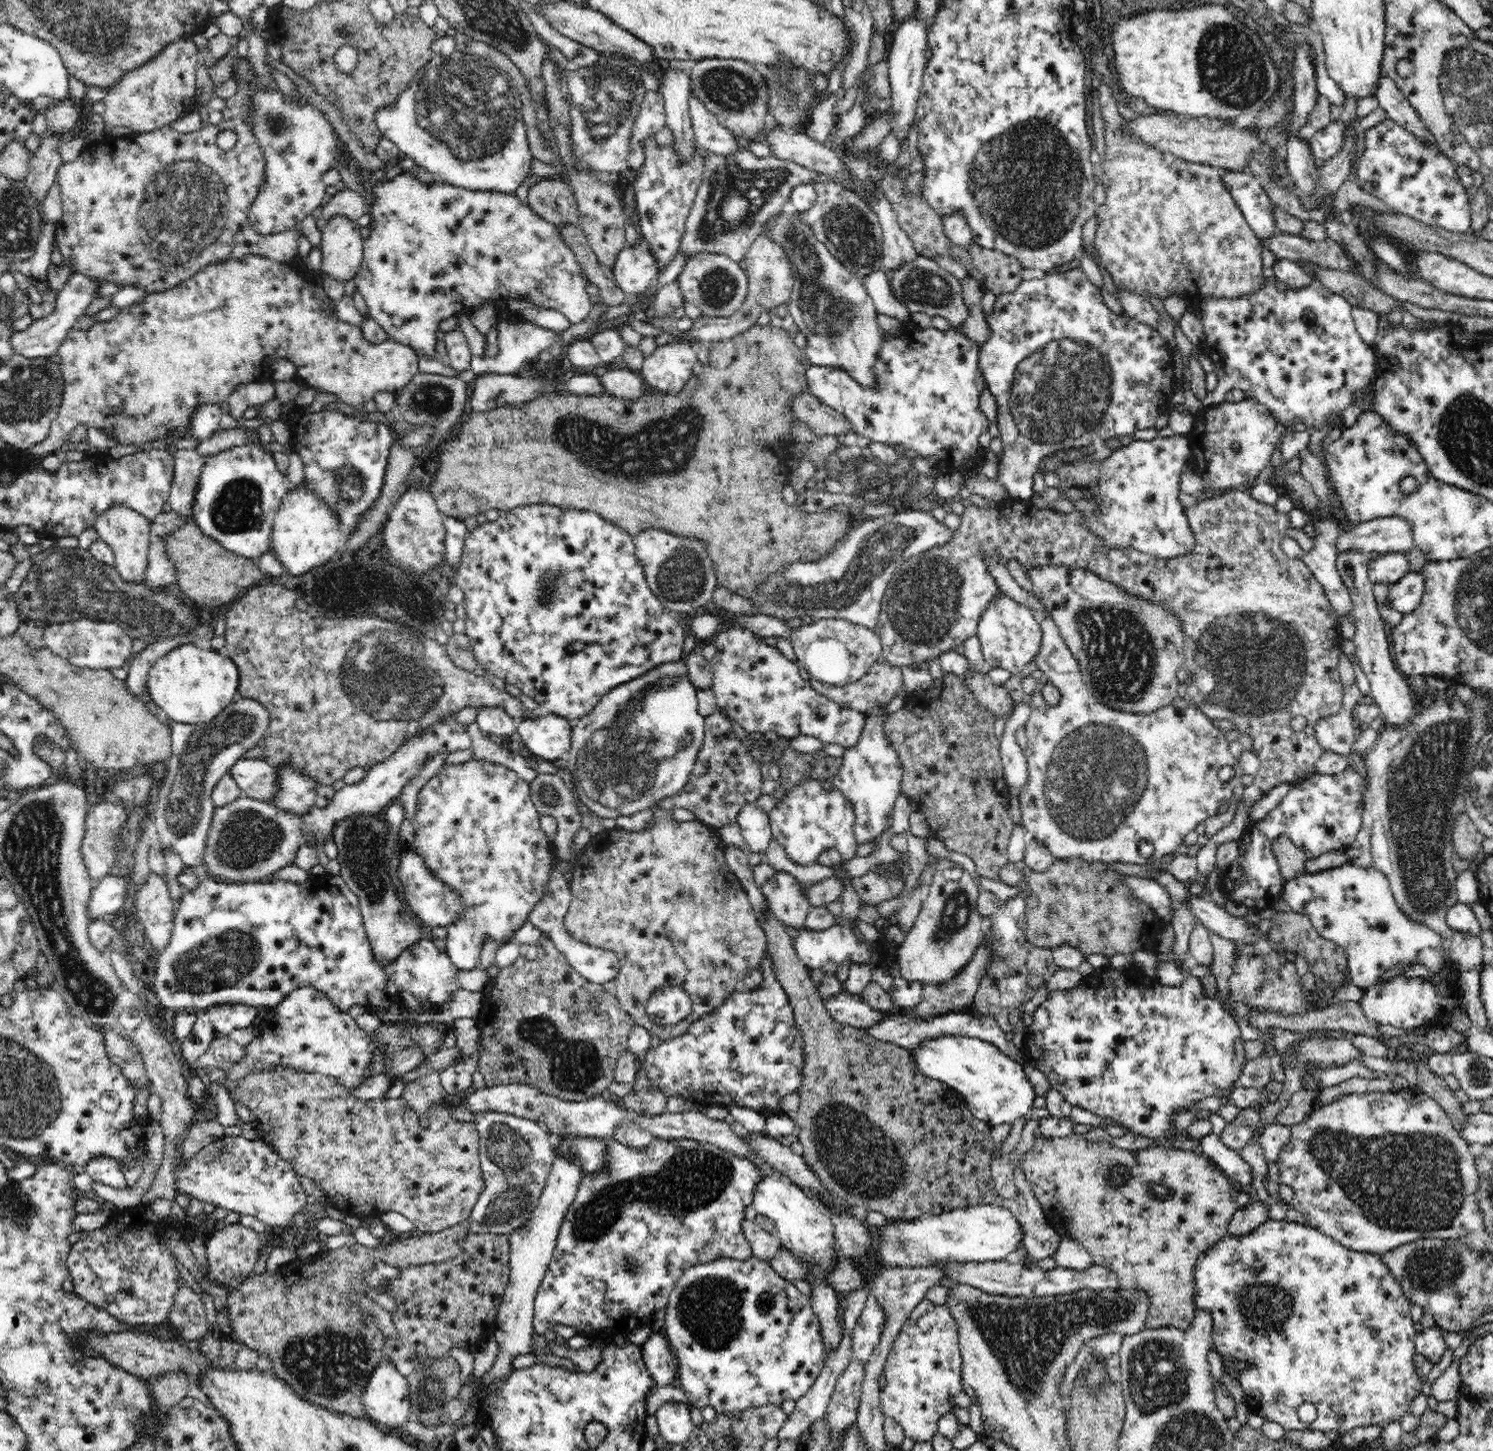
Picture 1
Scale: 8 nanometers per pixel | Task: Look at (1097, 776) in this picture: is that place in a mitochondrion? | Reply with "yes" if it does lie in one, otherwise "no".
yes

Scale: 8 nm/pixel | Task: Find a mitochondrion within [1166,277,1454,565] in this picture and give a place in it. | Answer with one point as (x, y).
(1311, 318)

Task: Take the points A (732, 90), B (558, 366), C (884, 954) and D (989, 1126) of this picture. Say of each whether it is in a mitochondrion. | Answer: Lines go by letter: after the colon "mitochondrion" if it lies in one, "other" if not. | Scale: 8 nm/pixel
A: mitochondrion
B: other
C: other
D: other

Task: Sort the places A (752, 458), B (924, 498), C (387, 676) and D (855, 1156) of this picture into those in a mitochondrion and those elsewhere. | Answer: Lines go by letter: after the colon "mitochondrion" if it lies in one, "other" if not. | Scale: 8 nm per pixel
A: other
B: other
C: mitochondrion
D: mitochondrion

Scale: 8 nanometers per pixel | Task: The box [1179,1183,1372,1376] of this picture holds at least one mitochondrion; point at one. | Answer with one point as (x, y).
(1268, 1309)

